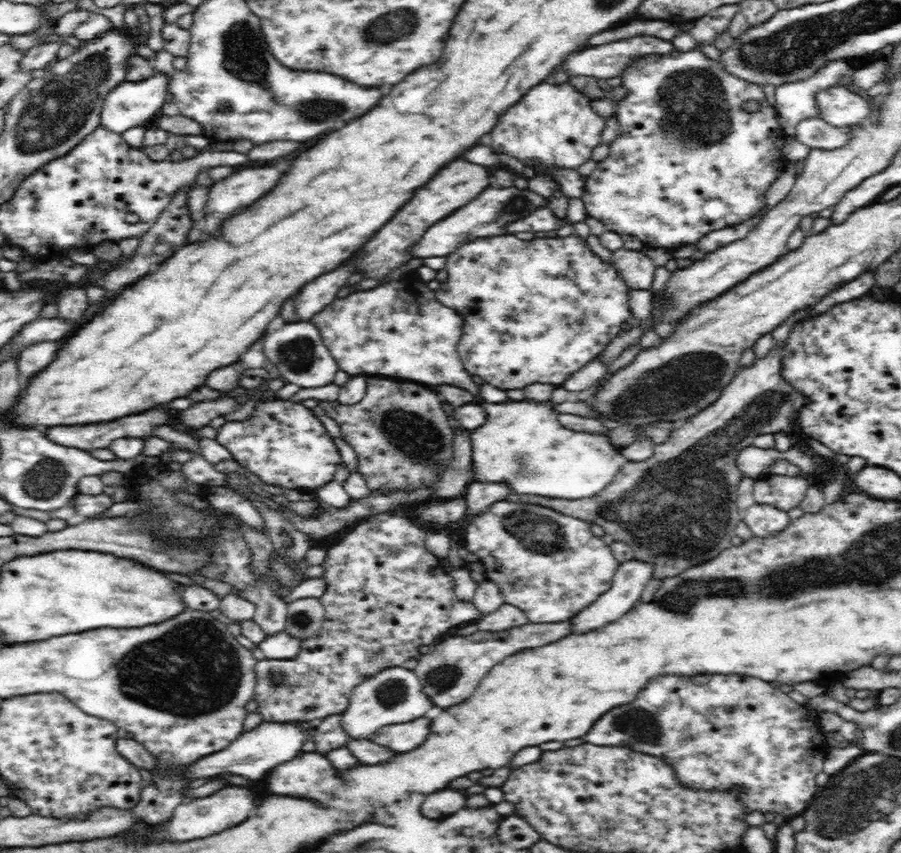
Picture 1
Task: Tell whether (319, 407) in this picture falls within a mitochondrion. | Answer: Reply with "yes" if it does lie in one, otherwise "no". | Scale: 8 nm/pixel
no

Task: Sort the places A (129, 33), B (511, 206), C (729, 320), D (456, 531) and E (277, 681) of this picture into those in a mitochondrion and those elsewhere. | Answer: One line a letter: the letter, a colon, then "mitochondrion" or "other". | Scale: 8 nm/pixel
A: other
B: mitochondrion
C: other
D: other
E: mitochondrion

